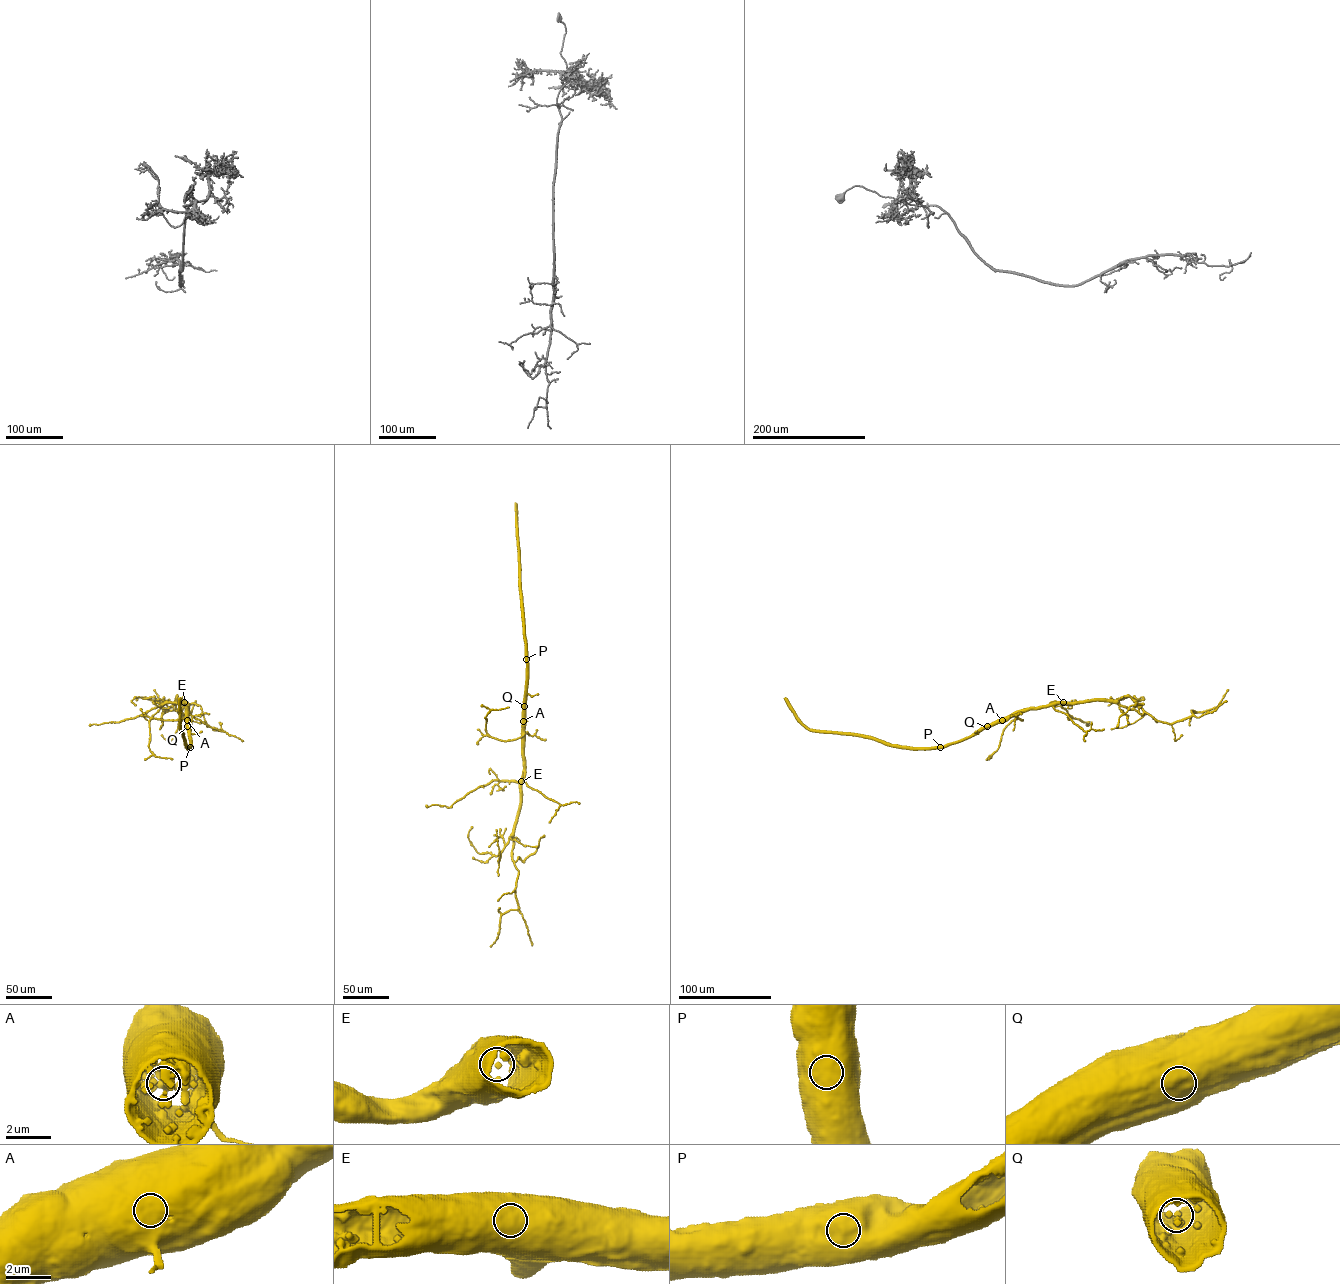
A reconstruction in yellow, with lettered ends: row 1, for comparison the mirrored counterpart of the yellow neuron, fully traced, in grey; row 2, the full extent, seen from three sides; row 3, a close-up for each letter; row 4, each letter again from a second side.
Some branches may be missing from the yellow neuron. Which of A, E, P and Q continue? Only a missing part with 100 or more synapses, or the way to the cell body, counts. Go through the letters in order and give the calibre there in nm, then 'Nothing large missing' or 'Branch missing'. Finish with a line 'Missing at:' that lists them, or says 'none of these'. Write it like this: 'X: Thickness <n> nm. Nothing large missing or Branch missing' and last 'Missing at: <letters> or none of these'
A: Thickness 140 nm. Nothing large missing
E: Thickness 140 nm. Nothing large missing
P: Thickness 140 nm. Nothing large missing
Q: Thickness 180 nm. Nothing large missing
Missing at: none of these

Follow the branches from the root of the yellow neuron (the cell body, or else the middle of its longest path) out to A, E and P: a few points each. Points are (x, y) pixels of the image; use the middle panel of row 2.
A: (524, 734), (523, 721)
E: (524, 734), (521, 781)
P: (524, 734), (526, 659)

